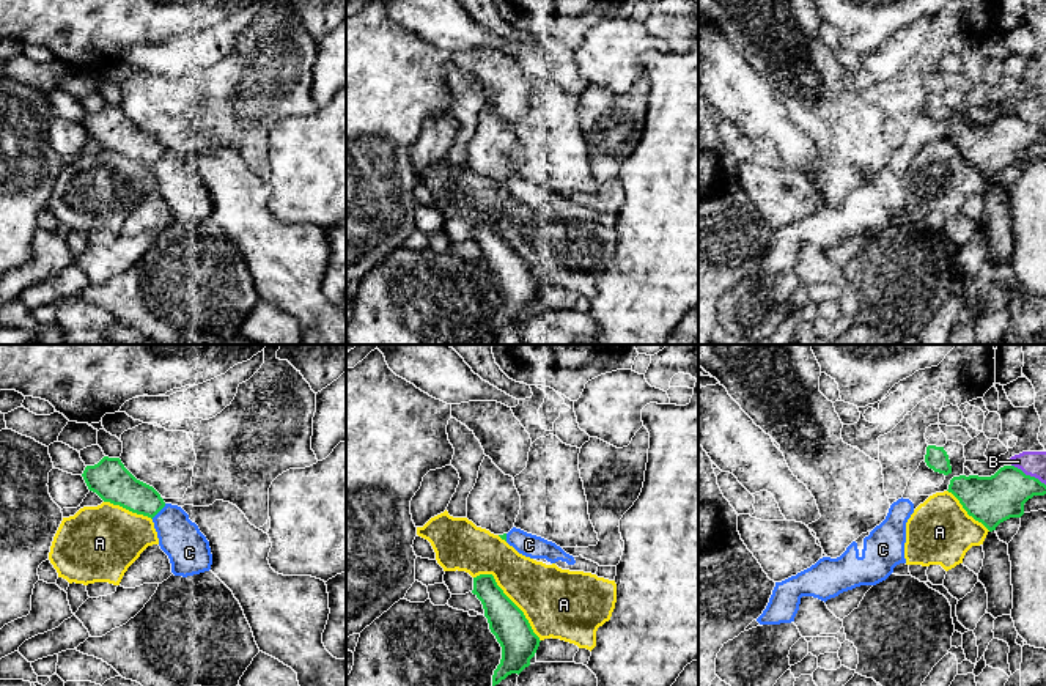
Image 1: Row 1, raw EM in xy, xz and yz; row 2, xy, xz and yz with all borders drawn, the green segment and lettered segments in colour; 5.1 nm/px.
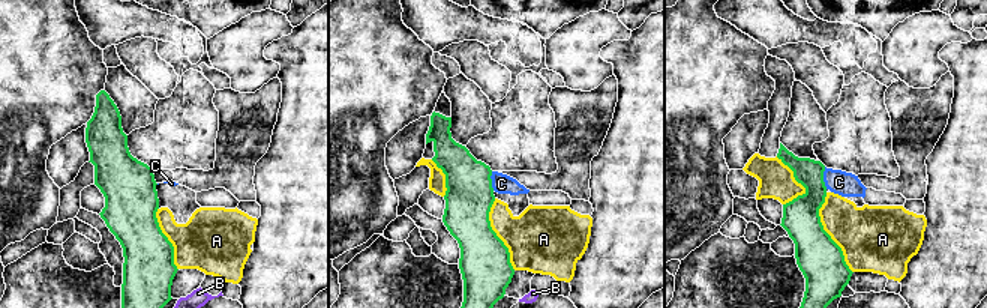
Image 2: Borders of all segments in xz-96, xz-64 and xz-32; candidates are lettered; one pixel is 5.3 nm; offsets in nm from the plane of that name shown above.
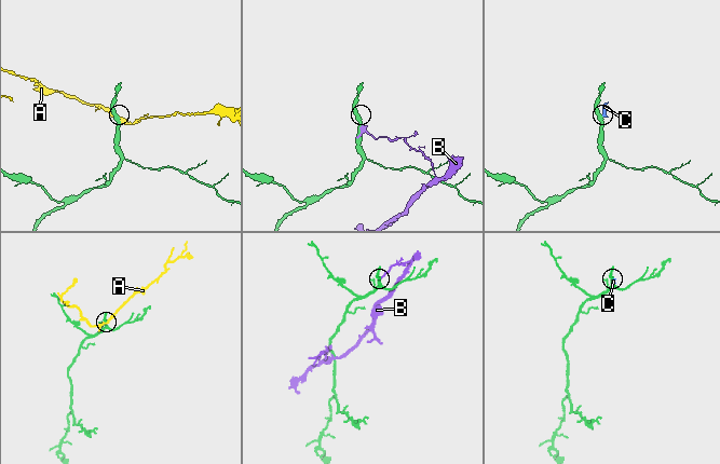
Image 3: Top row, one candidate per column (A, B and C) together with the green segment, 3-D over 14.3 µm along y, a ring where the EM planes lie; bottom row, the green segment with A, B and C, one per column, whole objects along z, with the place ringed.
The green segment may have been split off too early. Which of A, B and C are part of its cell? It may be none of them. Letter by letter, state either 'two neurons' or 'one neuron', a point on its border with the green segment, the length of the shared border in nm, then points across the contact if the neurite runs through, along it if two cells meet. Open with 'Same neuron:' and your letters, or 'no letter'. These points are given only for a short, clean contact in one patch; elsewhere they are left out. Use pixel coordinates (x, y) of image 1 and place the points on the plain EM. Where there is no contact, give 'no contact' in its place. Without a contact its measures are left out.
Same neuron: no letter
A: two neurons; contact xz (510, 247); length 480 nm
B: two neurons; contact yz (1029, 123); length 200 nm
C: two neurons; contact xy (158, 159); length 110 nm; border xy (165, 151), (151, 165)

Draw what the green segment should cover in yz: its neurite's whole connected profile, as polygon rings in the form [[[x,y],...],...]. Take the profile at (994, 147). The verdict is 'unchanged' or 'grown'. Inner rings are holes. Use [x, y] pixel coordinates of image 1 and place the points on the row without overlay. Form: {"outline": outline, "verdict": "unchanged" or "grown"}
{"outline": [[[1004,113],[991,124],[953,124],[947,138],[969,164],[993,179],[1000,170],[1021,165],[1024,151],[1033,143],[1044,143],[1046,132],[1015,113]]], "verdict": "unchanged"}

